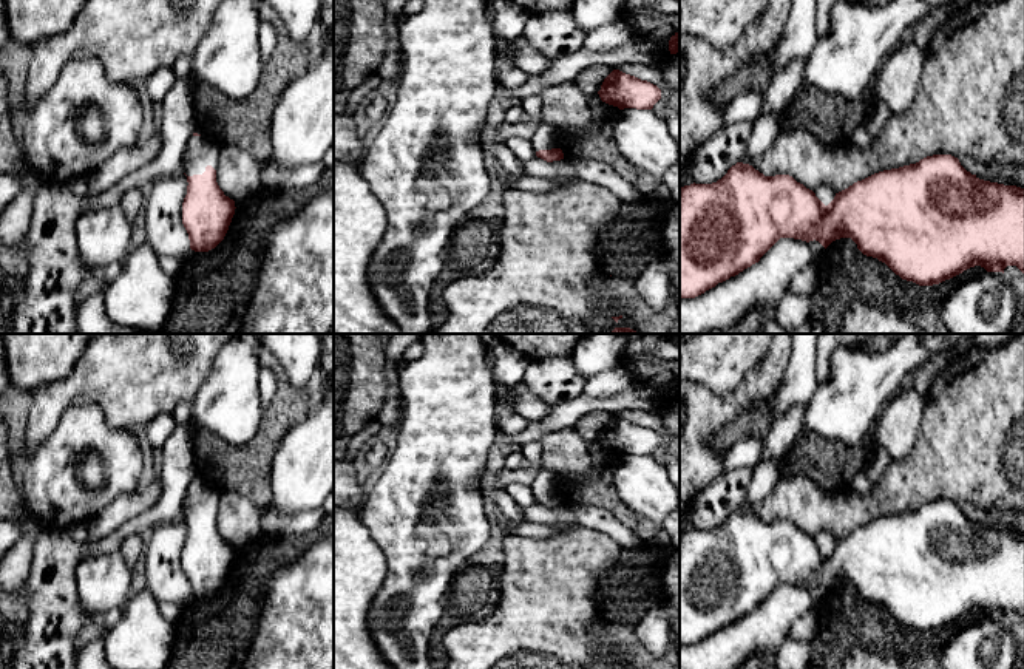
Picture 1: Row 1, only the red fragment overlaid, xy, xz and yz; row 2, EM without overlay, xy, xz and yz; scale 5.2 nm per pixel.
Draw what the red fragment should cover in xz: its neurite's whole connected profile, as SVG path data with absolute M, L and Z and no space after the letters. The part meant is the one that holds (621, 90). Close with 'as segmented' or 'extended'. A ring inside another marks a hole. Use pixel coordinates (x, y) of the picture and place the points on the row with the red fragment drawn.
M613 70L602 82L598 91L602 102L624 108L652 110L661 99L661 90L635 76Z; as segmented

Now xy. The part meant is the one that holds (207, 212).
M196 128L187 141L182 167L188 182L182 224L195 252L215 249L224 239L235 215L235 201L225 196L216 182L219 158L221 145Z; extended

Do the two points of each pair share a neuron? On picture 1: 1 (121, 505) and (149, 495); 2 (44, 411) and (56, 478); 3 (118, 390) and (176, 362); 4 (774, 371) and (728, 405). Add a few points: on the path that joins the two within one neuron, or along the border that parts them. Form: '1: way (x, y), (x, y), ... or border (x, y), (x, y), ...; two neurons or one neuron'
1: way (127, 505), (142, 499); one neuron
2: border (70, 407), (56, 428), (28, 456); two neurons
3: way (132, 379), (152, 373), (162, 365); one neuron
4: way (763, 380), (746, 397), (739, 400); one neuron

